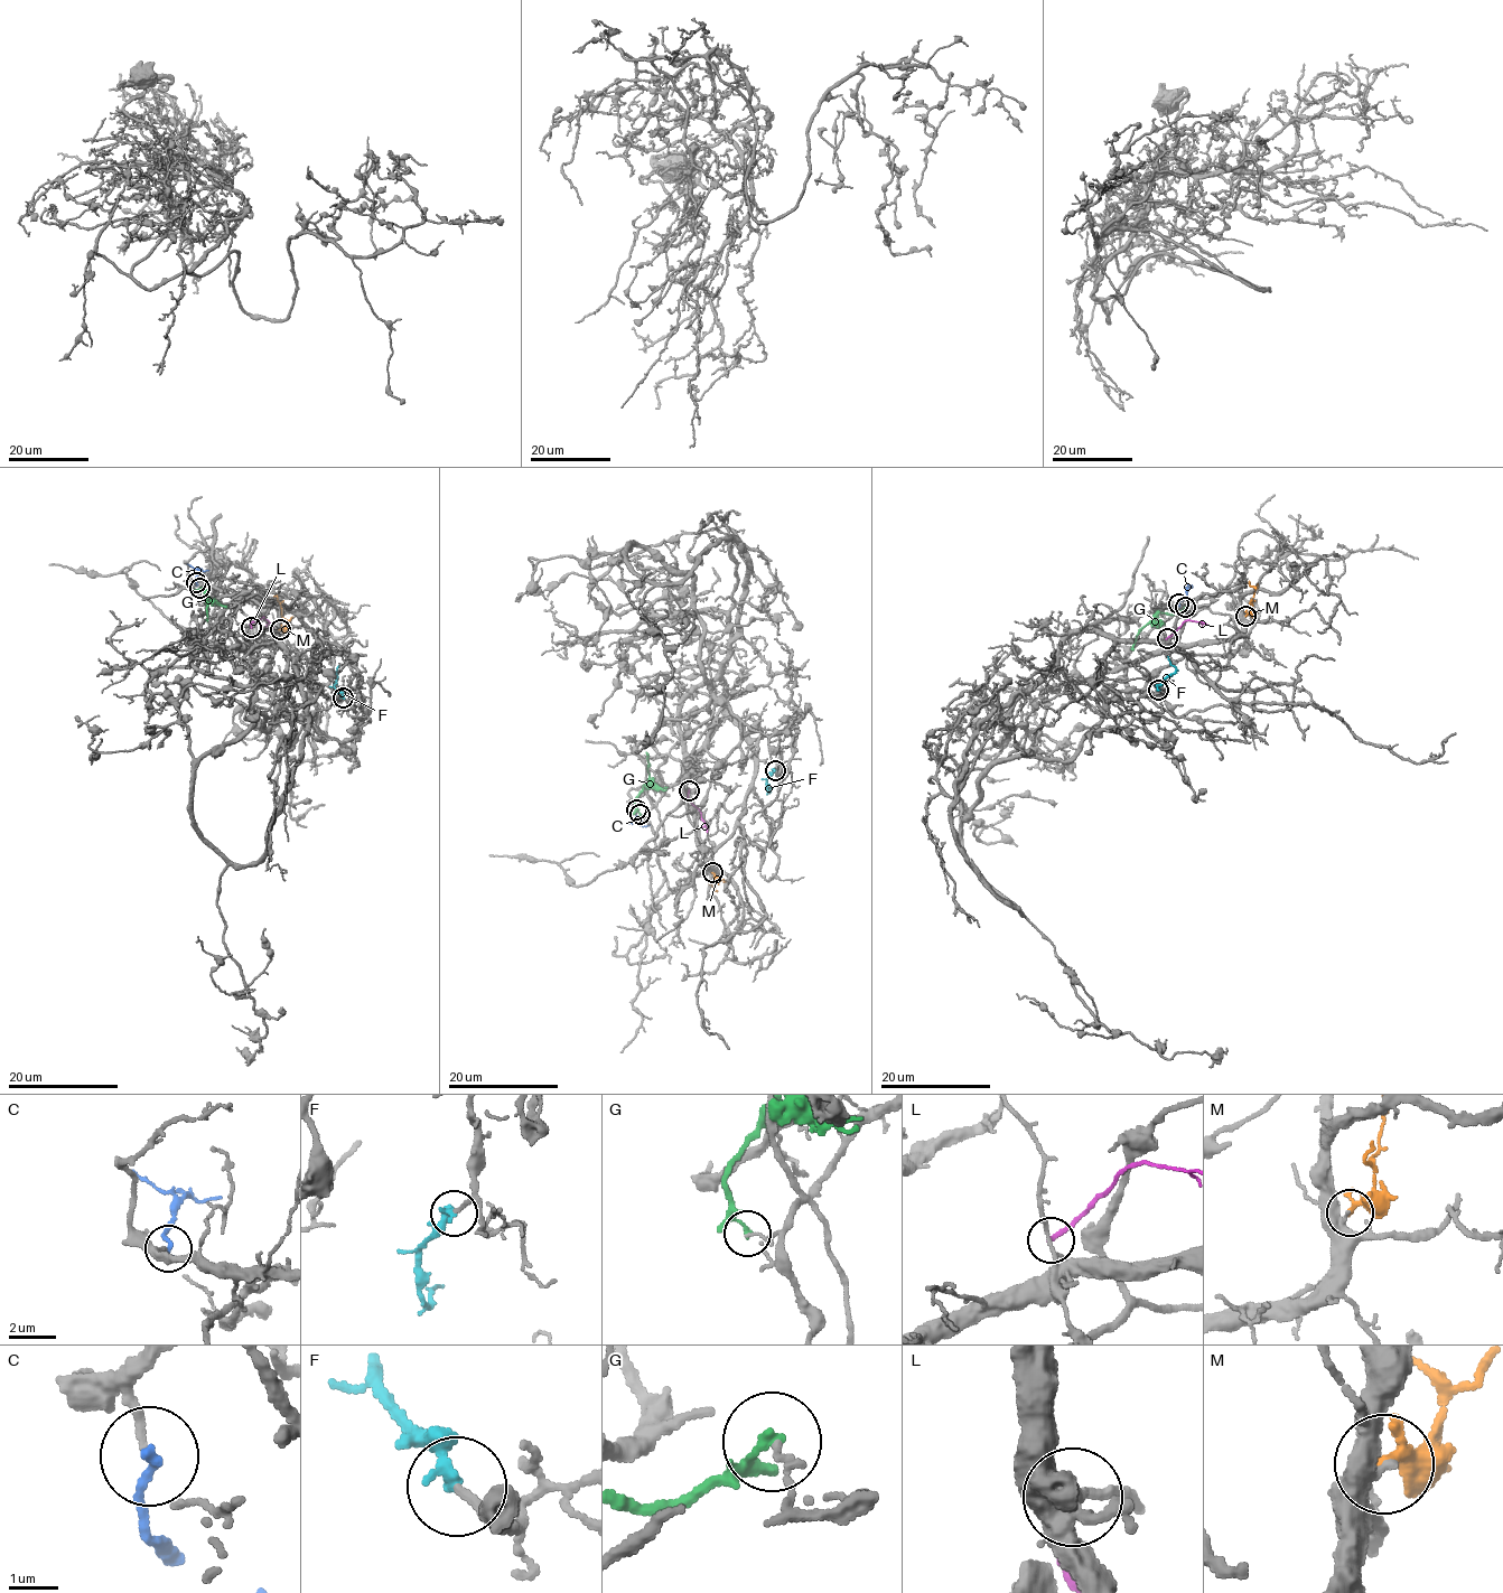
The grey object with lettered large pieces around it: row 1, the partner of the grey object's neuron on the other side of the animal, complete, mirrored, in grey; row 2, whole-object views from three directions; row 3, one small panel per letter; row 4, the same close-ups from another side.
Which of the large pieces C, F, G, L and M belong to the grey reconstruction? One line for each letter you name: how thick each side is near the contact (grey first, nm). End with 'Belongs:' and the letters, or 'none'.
C: calibres 150 and 200 nm
F: calibres 180 and 260 nm
Belongs: C, F

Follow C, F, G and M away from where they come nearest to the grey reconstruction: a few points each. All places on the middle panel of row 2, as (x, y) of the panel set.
C: (637, 809), (638, 820), (645, 826), (650, 824)
F: (774, 769), (767, 779), (768, 790), (772, 787)
G: (640, 814), (635, 798), (650, 776), (649, 753)
M: (711, 872), (718, 881), (713, 888), (709, 884)

